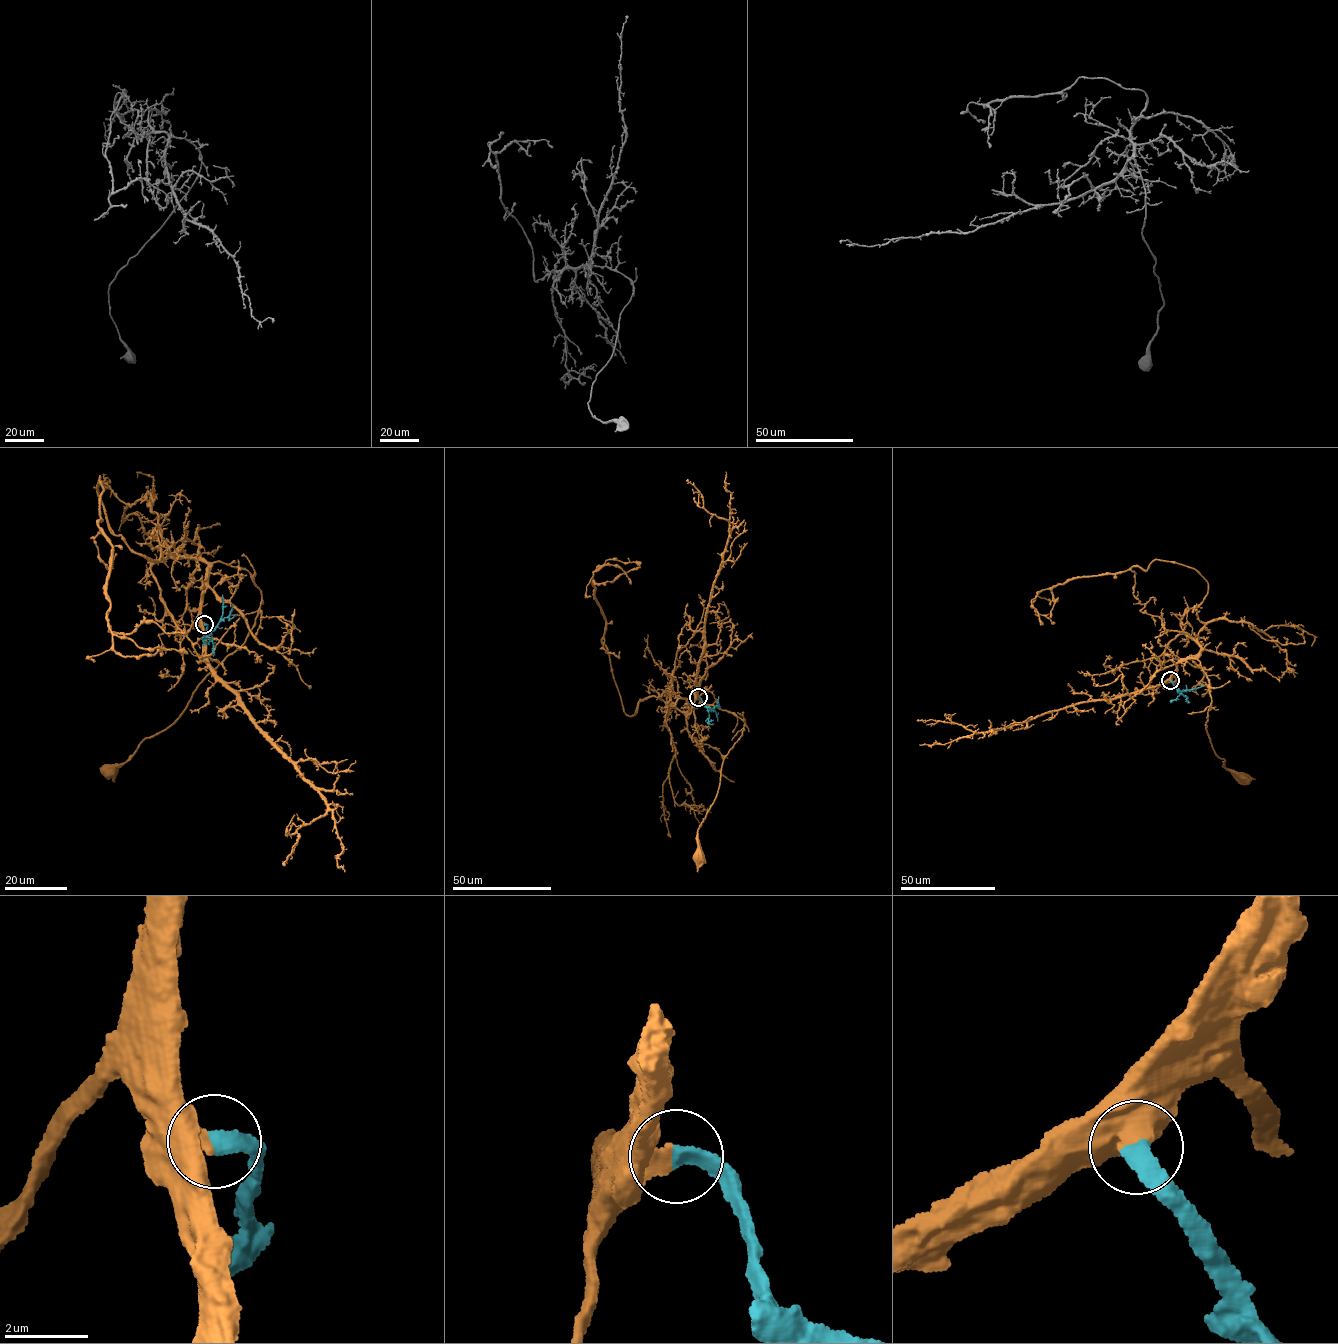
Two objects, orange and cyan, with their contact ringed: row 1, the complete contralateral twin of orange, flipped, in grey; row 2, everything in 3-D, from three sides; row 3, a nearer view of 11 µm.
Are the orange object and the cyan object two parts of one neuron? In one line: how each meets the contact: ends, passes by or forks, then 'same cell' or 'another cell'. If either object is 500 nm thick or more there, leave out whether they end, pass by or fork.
same cell

